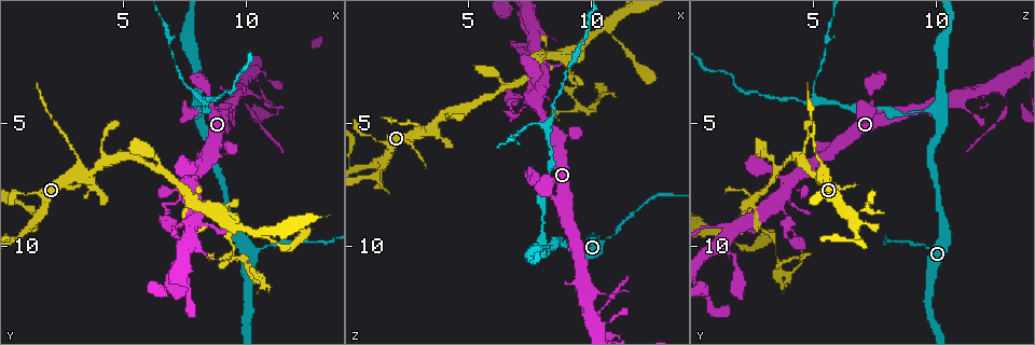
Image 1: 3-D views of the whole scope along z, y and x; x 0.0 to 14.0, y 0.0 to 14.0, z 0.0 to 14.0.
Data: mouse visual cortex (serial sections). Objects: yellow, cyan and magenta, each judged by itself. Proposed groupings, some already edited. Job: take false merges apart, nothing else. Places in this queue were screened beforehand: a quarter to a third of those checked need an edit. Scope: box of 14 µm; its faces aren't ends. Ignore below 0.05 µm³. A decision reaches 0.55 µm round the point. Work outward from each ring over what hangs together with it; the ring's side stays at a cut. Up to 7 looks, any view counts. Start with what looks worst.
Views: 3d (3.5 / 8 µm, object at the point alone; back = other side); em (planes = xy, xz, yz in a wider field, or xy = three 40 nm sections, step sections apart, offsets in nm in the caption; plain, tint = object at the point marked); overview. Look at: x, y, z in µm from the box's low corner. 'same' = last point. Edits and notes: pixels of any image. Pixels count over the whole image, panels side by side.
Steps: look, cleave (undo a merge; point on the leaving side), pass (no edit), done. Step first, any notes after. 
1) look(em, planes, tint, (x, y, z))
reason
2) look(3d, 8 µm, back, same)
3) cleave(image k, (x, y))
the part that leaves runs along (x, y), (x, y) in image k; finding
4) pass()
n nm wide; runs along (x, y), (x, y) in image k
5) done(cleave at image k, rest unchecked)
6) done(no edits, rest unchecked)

look(3d, 3.5 µm, (8.0, 4.6, 10.0))
two arms in line, one across

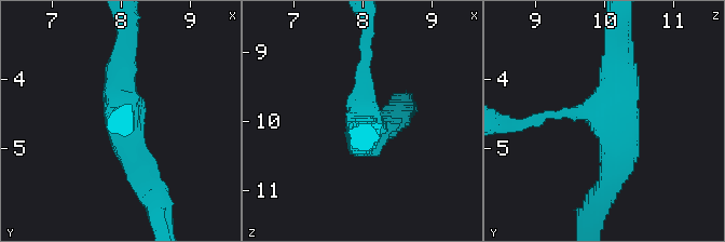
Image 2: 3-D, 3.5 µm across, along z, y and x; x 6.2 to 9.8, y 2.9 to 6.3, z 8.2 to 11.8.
look(em, xy, step 2, tint, same)
3 arms; arms of 200, 400, 400 nm

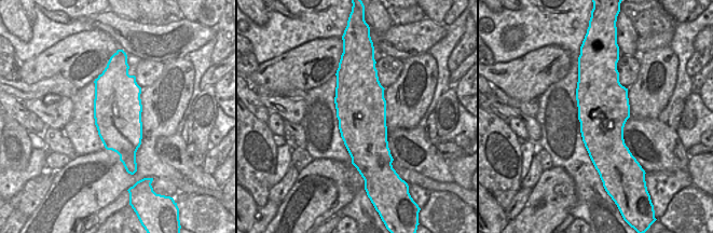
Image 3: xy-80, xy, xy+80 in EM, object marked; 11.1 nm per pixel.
look(em, xy, step 1, tint, same)
cut it another way

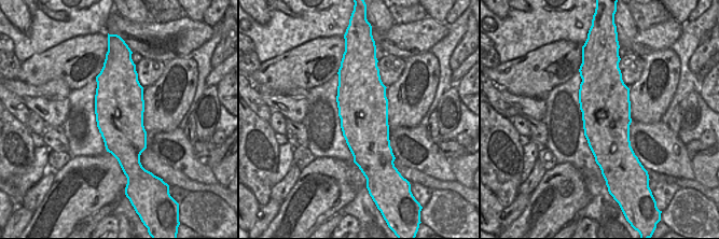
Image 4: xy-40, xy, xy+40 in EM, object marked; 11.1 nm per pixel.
pass()
550 nm wide; runs along (142, 176), (123, 139), (126, 43) in image 2; continuous, no second cell

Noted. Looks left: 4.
look(3d, 8 µm, back, (8.3, 4.1, 5.2))
arms part here

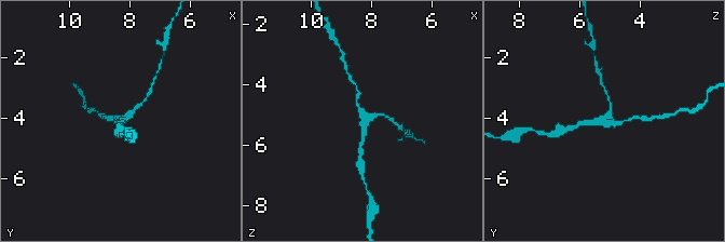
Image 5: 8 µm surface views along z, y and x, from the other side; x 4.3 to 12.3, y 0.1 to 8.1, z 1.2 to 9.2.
look(3d, 3.5 µm, (8.3, 4.1, 5.3))
zoom in

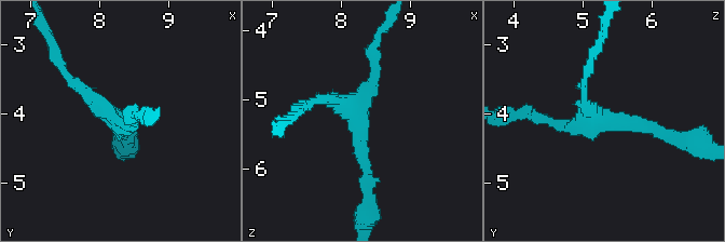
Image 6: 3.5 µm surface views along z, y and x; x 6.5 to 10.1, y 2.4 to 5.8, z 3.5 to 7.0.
look(em, xy, step 3, tint, (8.25, 4.10, 5.30))
3 arms; arms of 150, 150, 200 nm; shape alone is not enough

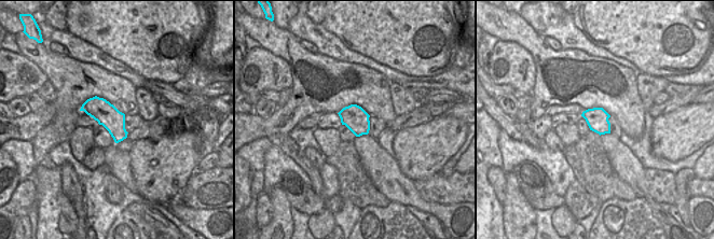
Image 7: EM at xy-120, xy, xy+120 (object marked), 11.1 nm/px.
pass()
runs along (670, 137), (645, 124), (535, 118) in image 6; all the same cell

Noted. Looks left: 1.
look(3d, 3.5 µm, (6.8, 1.9, 5.5))
thin neck

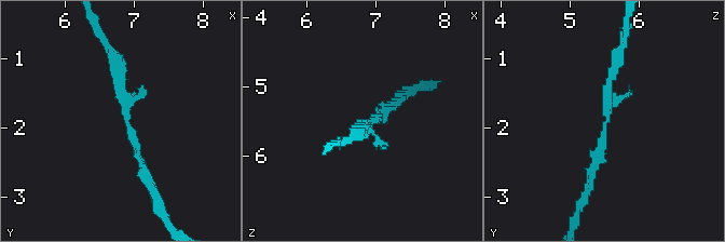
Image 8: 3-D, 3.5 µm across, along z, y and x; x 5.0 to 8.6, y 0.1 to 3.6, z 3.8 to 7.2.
pass()
runs along (153, 184), (123, 113), (113, 54) in image 8; continuous, no second cell

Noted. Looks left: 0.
done(no edits, rest unchecked)

